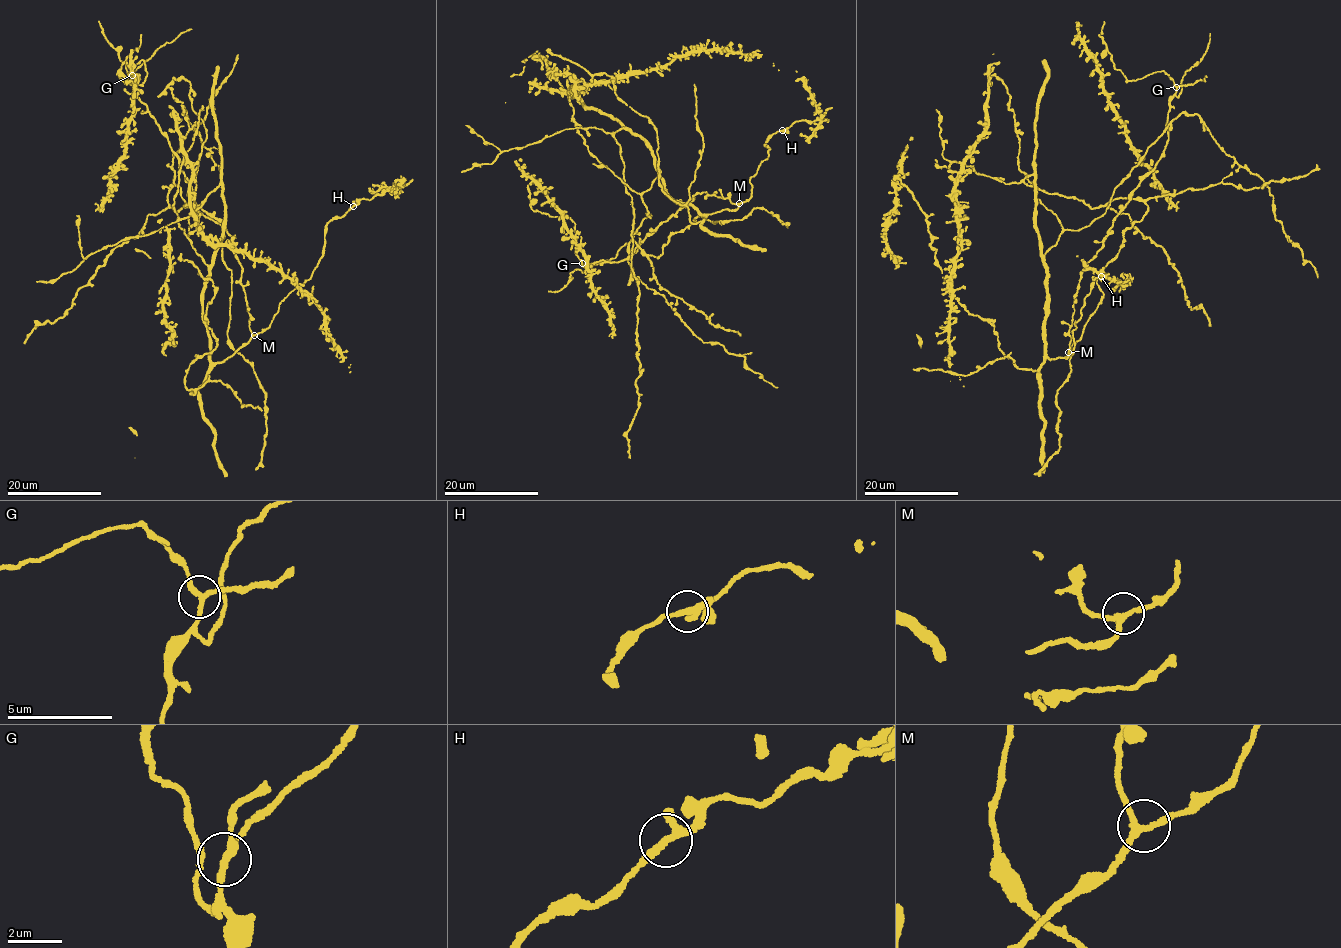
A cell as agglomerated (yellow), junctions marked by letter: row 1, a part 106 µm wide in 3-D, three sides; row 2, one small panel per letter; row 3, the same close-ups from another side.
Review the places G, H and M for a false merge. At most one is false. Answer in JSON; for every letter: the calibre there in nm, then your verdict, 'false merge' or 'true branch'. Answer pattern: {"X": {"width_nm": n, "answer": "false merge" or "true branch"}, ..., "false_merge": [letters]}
{"G": {"width_nm": 240, "answer": "false merge"}, "H": {"width_nm": 240, "answer": "true branch"}, "M": {"width_nm": 240, "answer": "true branch"}, "false_merge": ["G"]}

